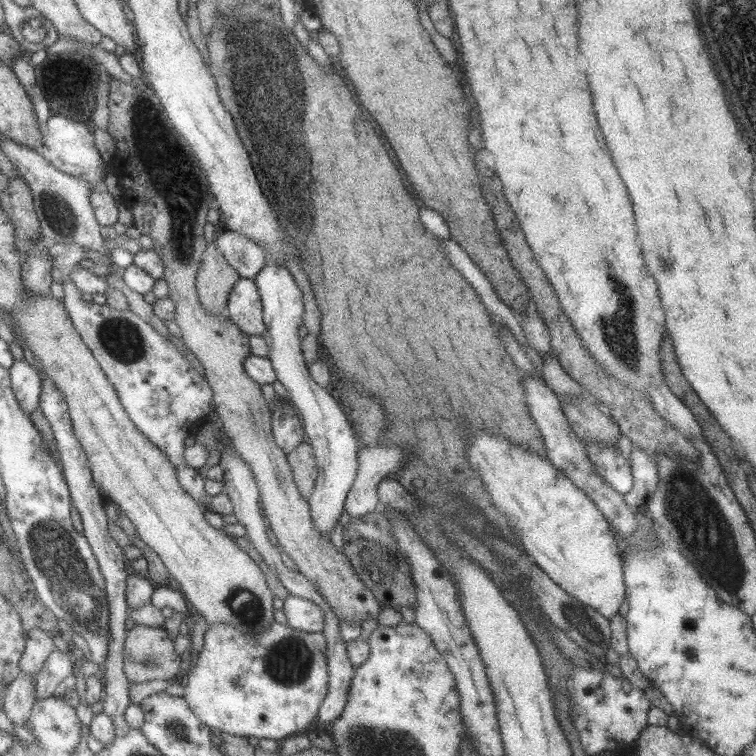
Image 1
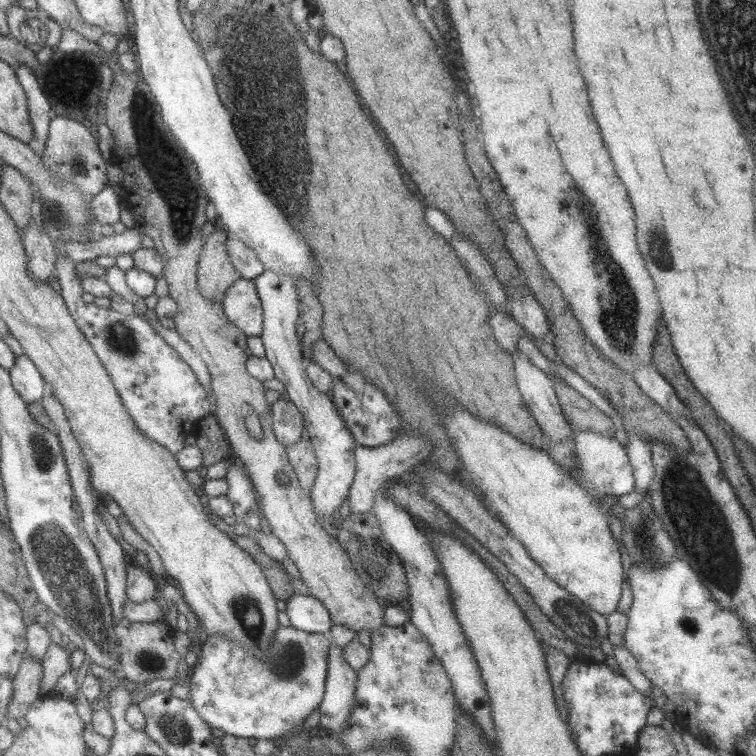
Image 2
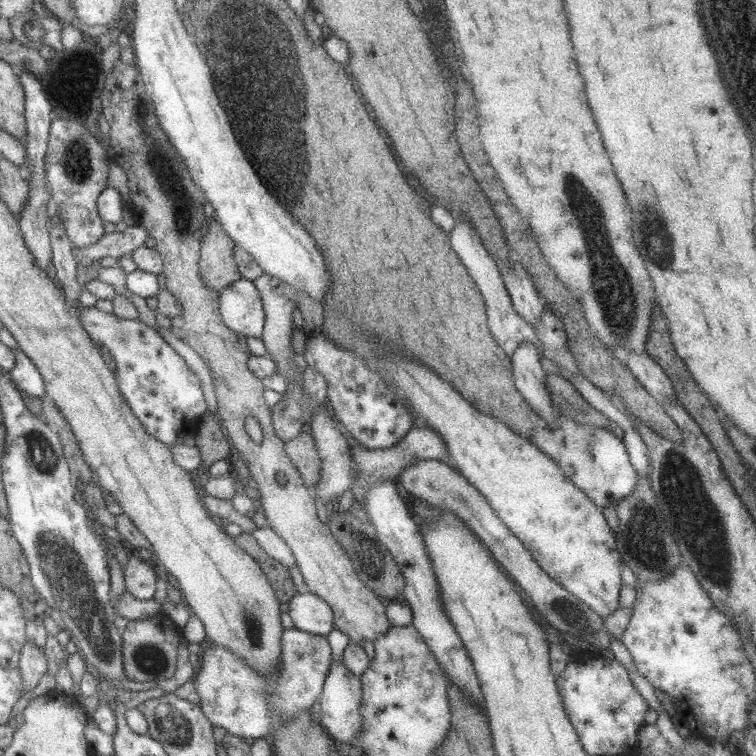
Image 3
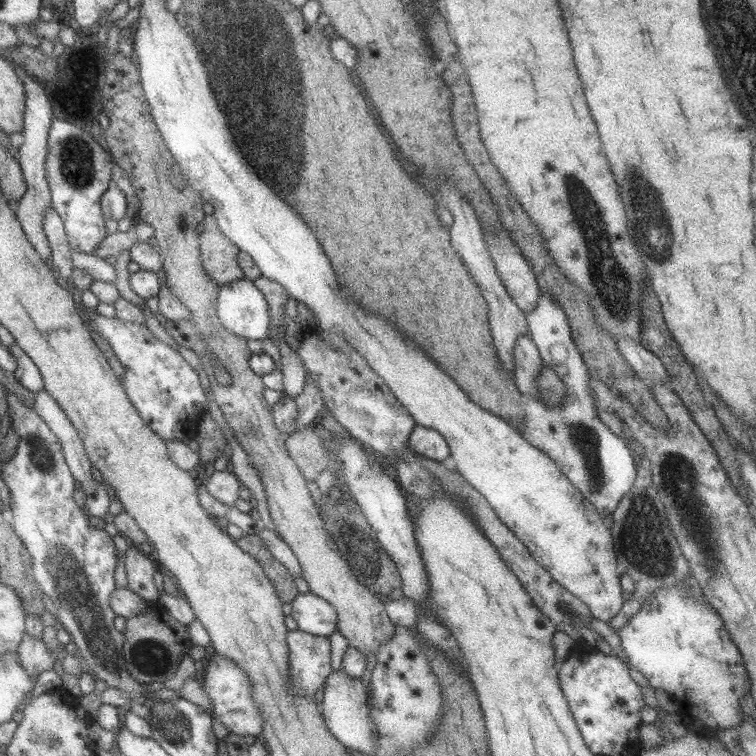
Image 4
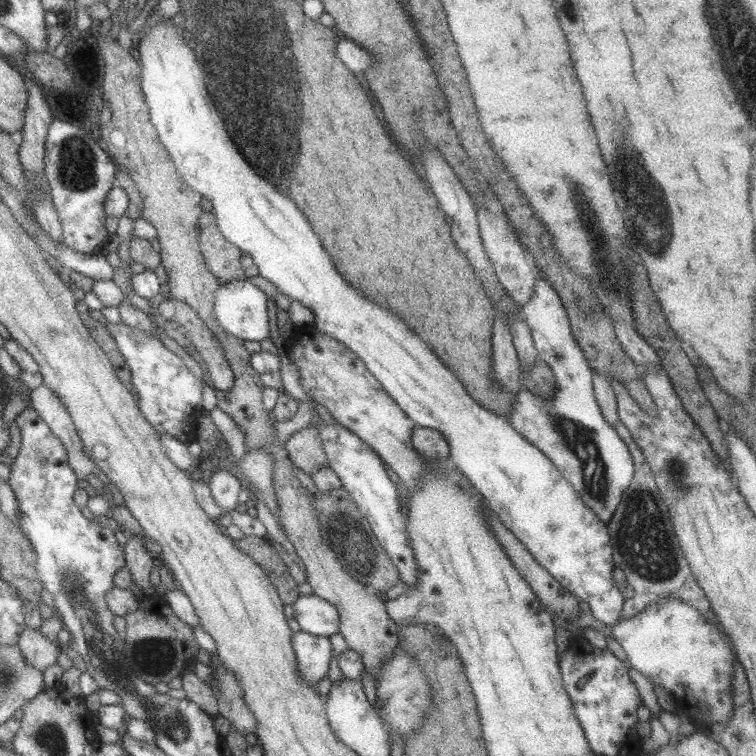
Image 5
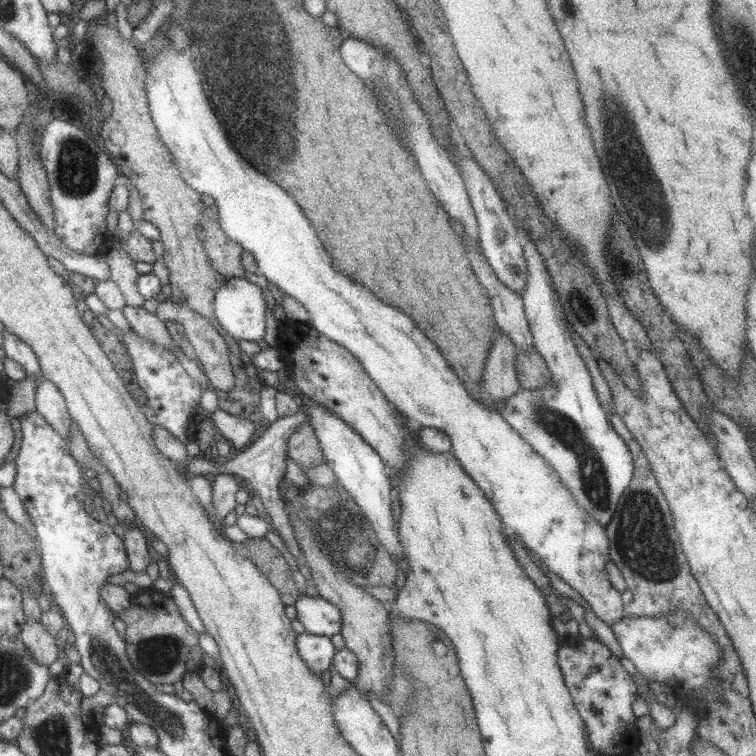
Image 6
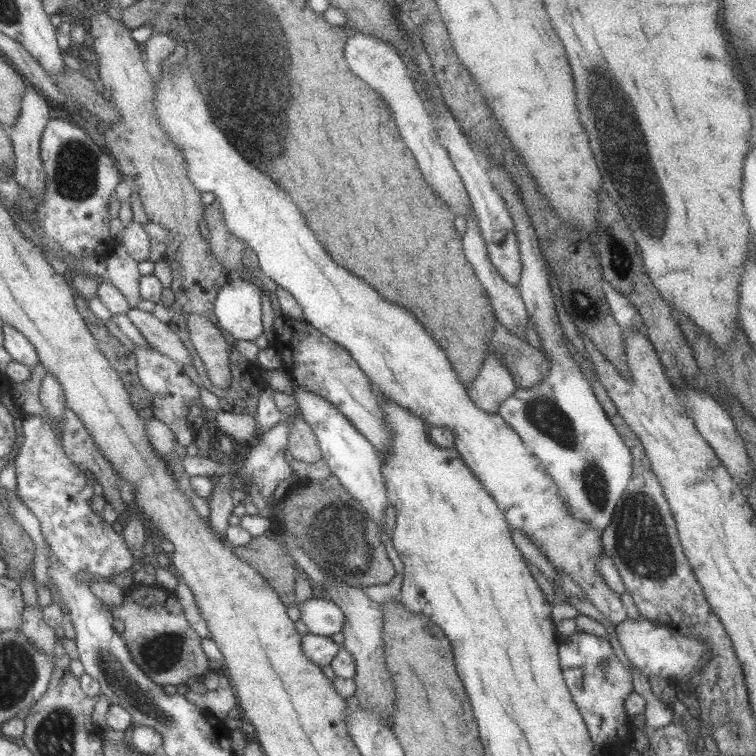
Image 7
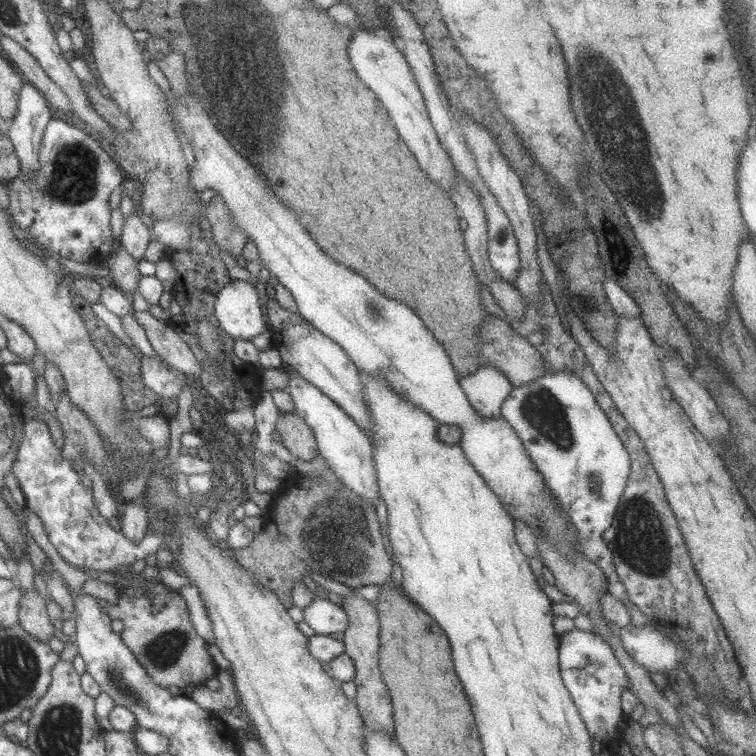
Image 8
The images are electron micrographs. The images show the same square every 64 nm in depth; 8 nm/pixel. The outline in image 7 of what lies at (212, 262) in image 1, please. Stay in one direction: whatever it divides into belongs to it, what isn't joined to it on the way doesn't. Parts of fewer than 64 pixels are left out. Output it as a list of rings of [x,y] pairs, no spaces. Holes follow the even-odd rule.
[[[217,199],[209,205],[204,205],[202,218],[208,228],[209,249],[217,257],[217,261],[221,261],[223,270],[230,275],[232,272],[245,270],[242,264],[242,254],[246,244],[227,231],[223,215],[221,215],[221,205]]]

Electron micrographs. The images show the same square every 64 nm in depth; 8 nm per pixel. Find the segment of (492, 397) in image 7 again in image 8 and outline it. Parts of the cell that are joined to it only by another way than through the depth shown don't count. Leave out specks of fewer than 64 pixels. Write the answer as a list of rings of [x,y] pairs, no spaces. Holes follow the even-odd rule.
[[[479,367],[473,373],[458,377],[471,408],[483,418],[501,418],[500,406],[514,388],[505,374],[492,367]]]

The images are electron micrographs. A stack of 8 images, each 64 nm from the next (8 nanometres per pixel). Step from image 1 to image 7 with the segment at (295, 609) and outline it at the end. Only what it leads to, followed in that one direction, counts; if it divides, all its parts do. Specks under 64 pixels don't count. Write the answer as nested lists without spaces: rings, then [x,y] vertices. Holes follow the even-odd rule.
[[[311,597],[305,602],[295,602],[299,618],[311,634],[331,636],[341,632],[345,615],[341,609],[329,599]]]

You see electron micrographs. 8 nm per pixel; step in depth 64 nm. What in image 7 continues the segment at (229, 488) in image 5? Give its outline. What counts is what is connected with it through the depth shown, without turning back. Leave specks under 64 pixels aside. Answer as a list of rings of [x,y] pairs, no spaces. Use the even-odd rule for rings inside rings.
[[[221,475],[214,478],[215,487],[208,500],[208,507],[210,508],[207,520],[211,529],[224,539],[225,529],[228,527],[227,518],[232,514],[235,504],[231,499],[231,492],[229,492],[229,478]]]

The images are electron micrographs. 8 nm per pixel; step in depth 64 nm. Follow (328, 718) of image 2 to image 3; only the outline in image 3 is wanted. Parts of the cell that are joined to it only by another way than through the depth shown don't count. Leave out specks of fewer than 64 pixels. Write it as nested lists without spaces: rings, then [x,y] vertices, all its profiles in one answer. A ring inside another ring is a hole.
[[[333,656],[329,670],[325,677],[321,695],[319,695],[320,721],[328,734],[339,742],[353,745],[361,732],[361,681],[360,677],[351,674],[339,656]]]

